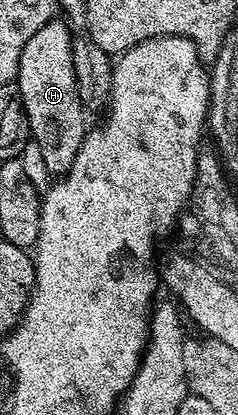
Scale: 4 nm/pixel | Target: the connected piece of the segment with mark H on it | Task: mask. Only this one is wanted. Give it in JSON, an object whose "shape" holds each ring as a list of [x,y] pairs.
{"shape":[[[53,18],[26,42],[19,55],[16,83],[22,94],[29,135],[41,147],[42,158],[52,176],[68,172],[88,129],[88,122],[84,120],[86,110],[77,94],[73,39],[71,27],[63,19]]]}

